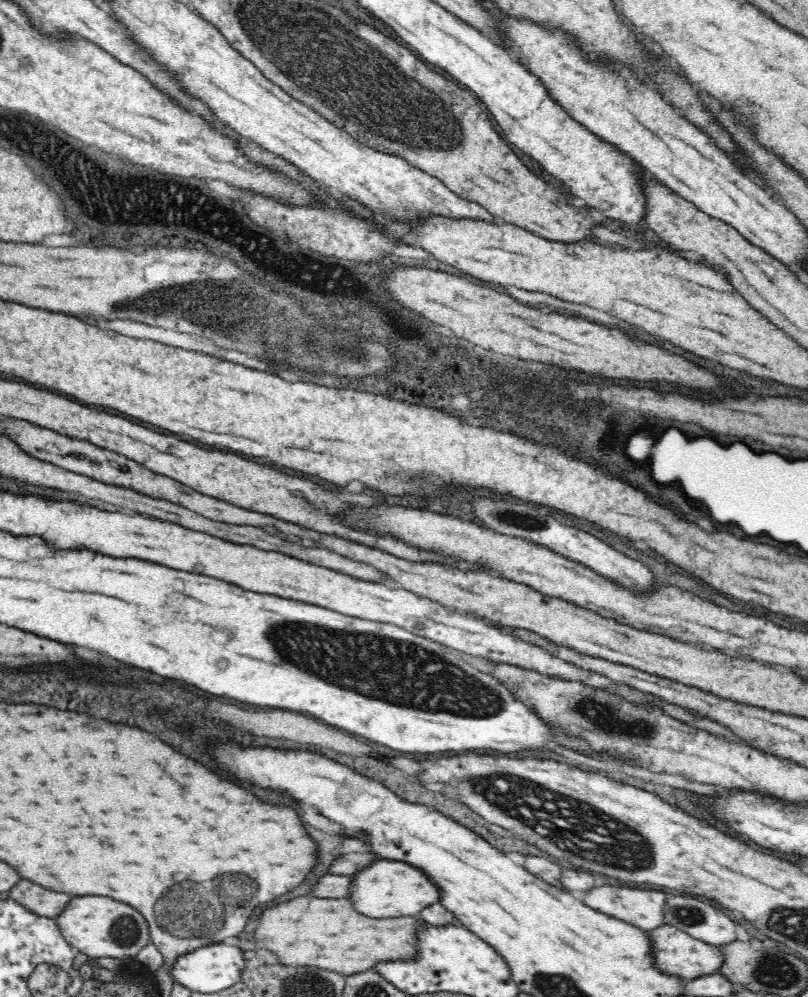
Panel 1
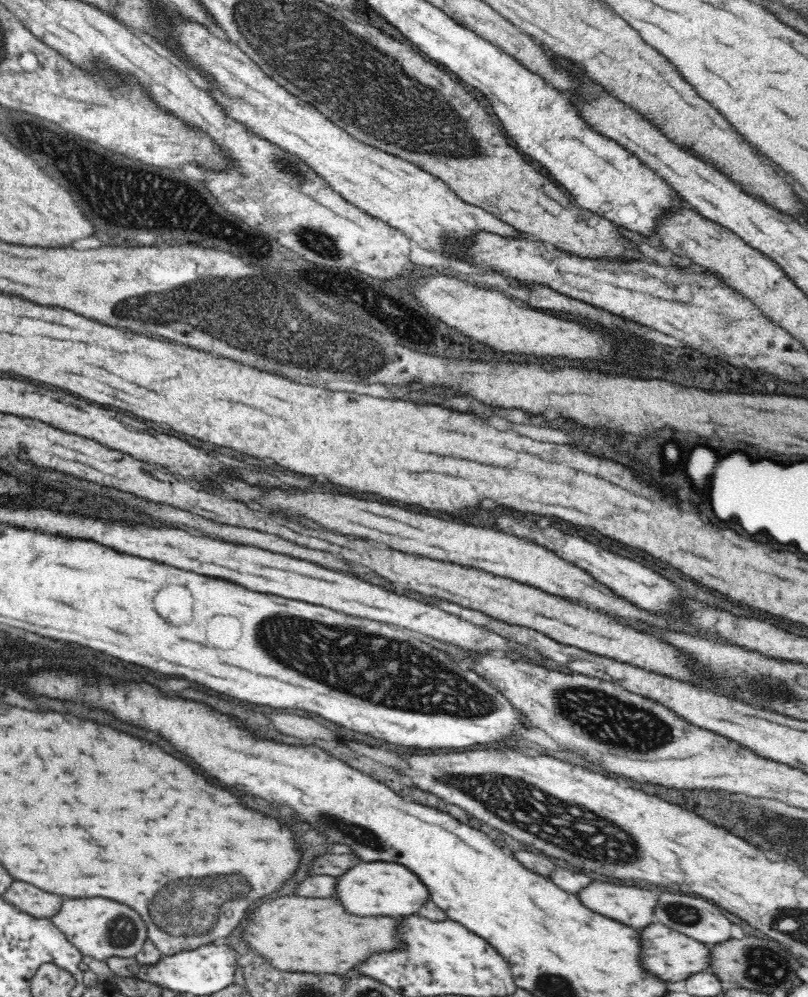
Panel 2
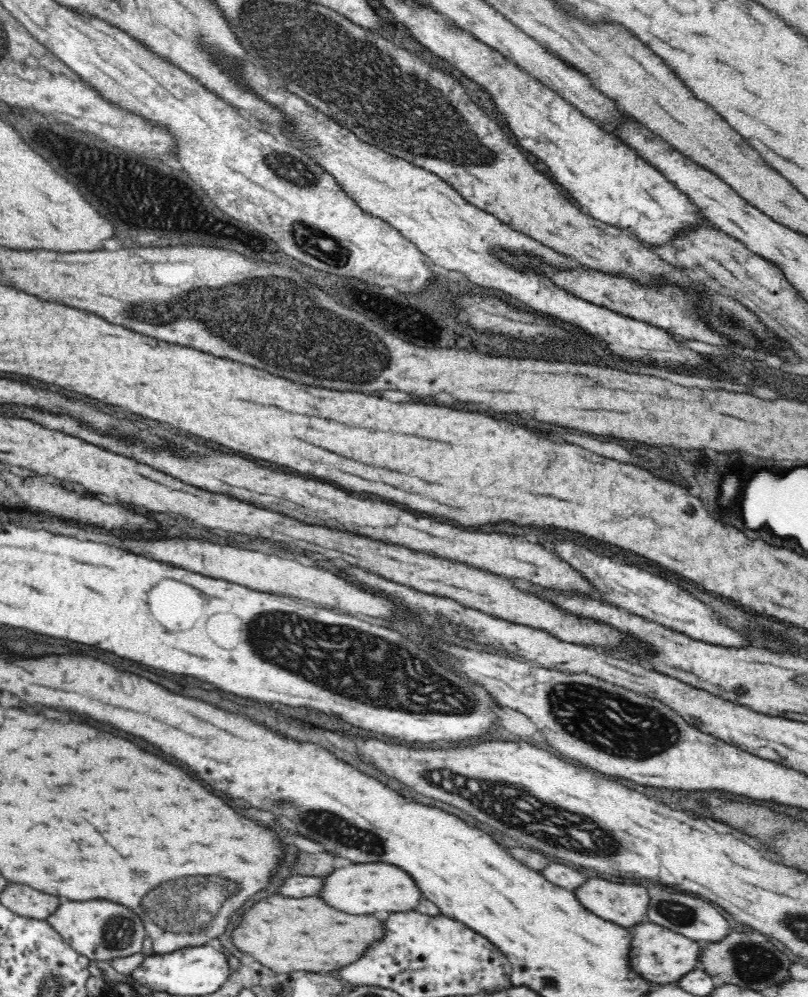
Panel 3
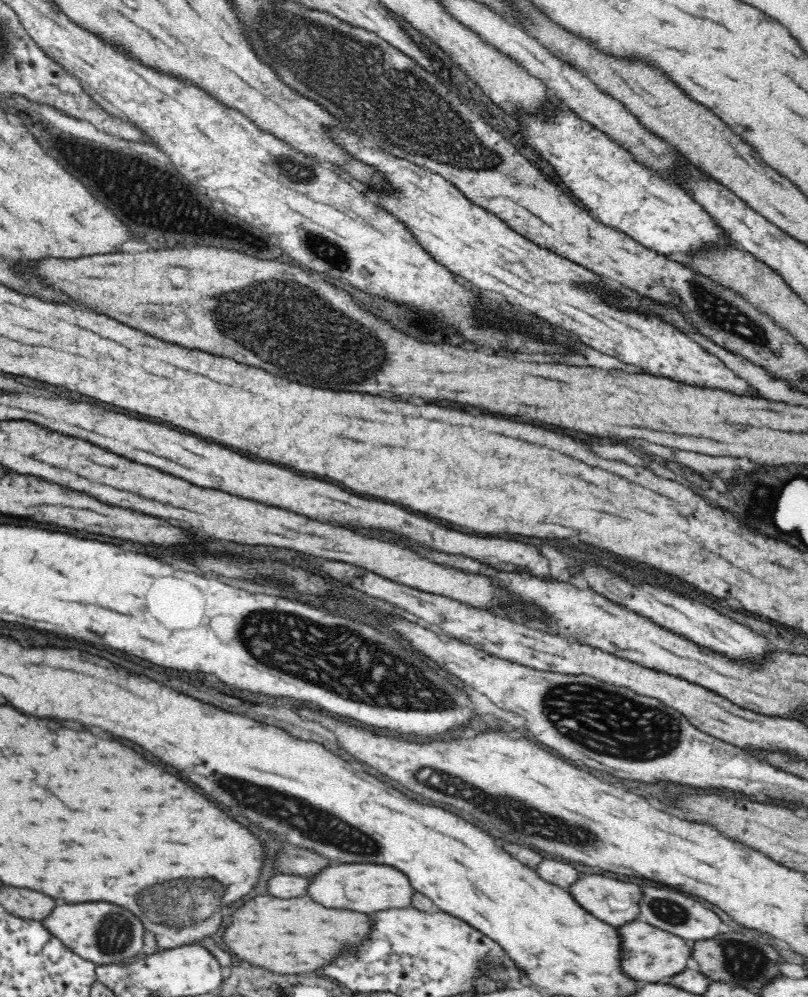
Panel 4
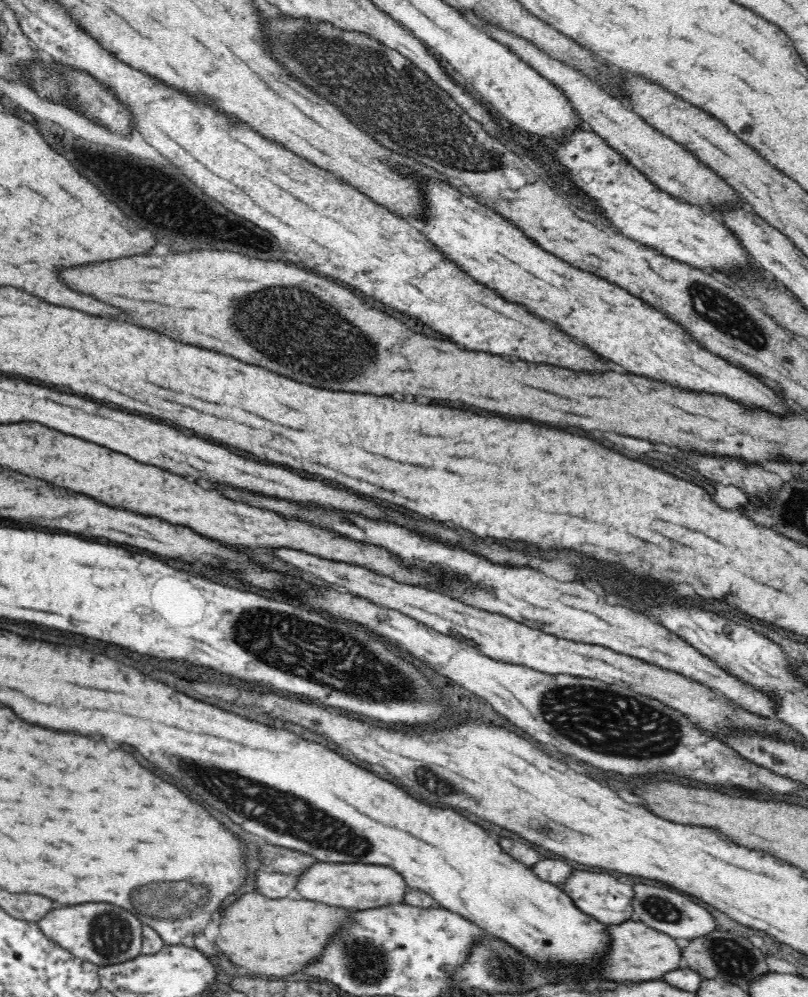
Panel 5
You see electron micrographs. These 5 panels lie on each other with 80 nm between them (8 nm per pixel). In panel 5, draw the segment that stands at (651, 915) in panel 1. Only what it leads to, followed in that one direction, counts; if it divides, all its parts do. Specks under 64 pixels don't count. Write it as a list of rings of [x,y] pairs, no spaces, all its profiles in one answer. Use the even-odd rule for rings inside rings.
[[[570,870],[568,878],[561,883],[564,886],[562,890],[566,890],[566,894],[570,894],[570,898],[576,900],[576,907],[582,912],[586,912],[588,916],[596,918],[598,922],[604,924],[620,924],[622,920],[628,920],[632,916],[632,886],[624,886],[620,884],[614,876],[608,874],[598,874],[598,872],[582,872],[582,870]]]

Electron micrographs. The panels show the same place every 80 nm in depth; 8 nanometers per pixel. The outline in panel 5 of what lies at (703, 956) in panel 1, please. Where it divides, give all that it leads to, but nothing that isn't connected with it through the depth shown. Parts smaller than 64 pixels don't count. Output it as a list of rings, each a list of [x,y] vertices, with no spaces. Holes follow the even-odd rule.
[[[626,920],[618,926],[608,926],[610,934],[610,948],[600,964],[600,972],[596,974],[598,980],[654,980],[664,976],[666,972],[676,970],[680,964],[680,941],[673,939],[670,935],[648,928],[642,922]]]

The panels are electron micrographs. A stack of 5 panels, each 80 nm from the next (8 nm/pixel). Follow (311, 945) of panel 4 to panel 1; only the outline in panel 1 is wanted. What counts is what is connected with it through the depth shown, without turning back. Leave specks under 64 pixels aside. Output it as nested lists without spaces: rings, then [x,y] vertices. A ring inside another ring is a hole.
[[[302,896],[288,902],[280,902],[272,908],[262,910],[260,924],[256,926],[252,937],[260,945],[278,956],[284,966],[306,966],[312,969],[324,968],[343,976],[372,969],[381,960],[410,960],[416,956],[416,930],[420,928],[420,917],[370,918],[354,910],[350,900],[332,900],[332,898],[314,898]]]

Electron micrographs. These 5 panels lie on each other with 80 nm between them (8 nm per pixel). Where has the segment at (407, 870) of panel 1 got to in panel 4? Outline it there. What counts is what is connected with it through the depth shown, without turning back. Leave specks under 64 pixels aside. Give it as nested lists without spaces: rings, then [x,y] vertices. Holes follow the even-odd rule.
[[[342,863],[340,866],[328,865],[322,872],[308,877],[312,880],[308,884],[308,896],[314,898],[314,902],[326,906],[326,908],[348,908],[348,910],[356,912],[364,912],[364,914],[371,914],[380,910],[390,908],[402,908],[410,906],[412,900],[412,892],[414,888],[410,886],[408,877],[400,870],[394,867],[374,864],[374,863]]]

